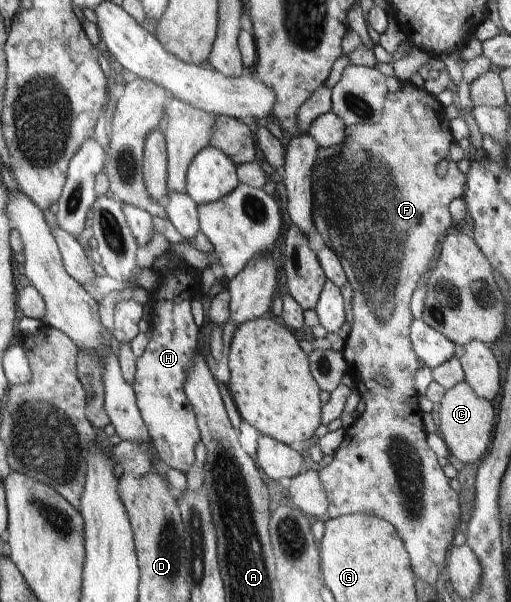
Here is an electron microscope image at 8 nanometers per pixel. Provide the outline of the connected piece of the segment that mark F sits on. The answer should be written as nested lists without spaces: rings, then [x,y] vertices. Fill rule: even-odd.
[[[403,82],[399,91],[396,93],[388,92],[385,95],[380,123],[377,123],[377,125],[363,123],[363,125],[347,126],[345,134],[348,141],[342,145],[335,145],[331,148],[320,147],[320,149],[317,149],[317,160],[316,164],[313,165],[312,174],[313,223],[315,223],[317,232],[323,238],[325,245],[333,251],[334,255],[339,257],[339,262],[353,288],[353,323],[351,323],[351,331],[343,340],[343,346],[340,350],[343,353],[343,357],[345,357],[345,361],[347,361],[347,365],[349,365],[348,374],[354,382],[354,387],[363,401],[365,401],[366,411],[361,415],[356,415],[355,421],[345,430],[345,439],[341,441],[341,445],[333,454],[333,461],[327,467],[321,469],[318,475],[327,495],[329,505],[328,518],[337,518],[353,513],[365,513],[366,515],[375,515],[389,521],[397,531],[409,555],[411,569],[419,585],[421,585],[421,579],[433,585],[437,581],[437,575],[440,577],[444,569],[447,547],[449,544],[453,544],[453,539],[455,539],[454,528],[456,525],[458,527],[461,525],[461,507],[459,507],[459,493],[451,488],[449,484],[450,479],[445,475],[443,467],[439,465],[437,455],[435,455],[427,443],[428,433],[424,429],[422,410],[420,409],[418,394],[414,387],[414,376],[417,369],[425,366],[417,359],[417,355],[413,353],[413,347],[411,347],[410,326],[414,319],[411,314],[410,301],[415,289],[417,289],[417,282],[421,279],[421,276],[434,266],[439,244],[445,236],[445,231],[454,224],[449,212],[449,205],[454,199],[464,198],[466,193],[466,175],[459,171],[459,167],[453,161],[447,161],[449,169],[447,169],[445,176],[439,177],[437,175],[437,163],[443,161],[443,159],[451,159],[449,157],[450,147],[451,143],[454,142],[450,133],[449,120],[446,117],[446,109],[437,101],[436,97],[433,97],[425,89],[413,85],[411,82]],[[375,375],[386,376],[391,382],[391,386],[383,387],[383,385],[377,383],[374,379]]]

